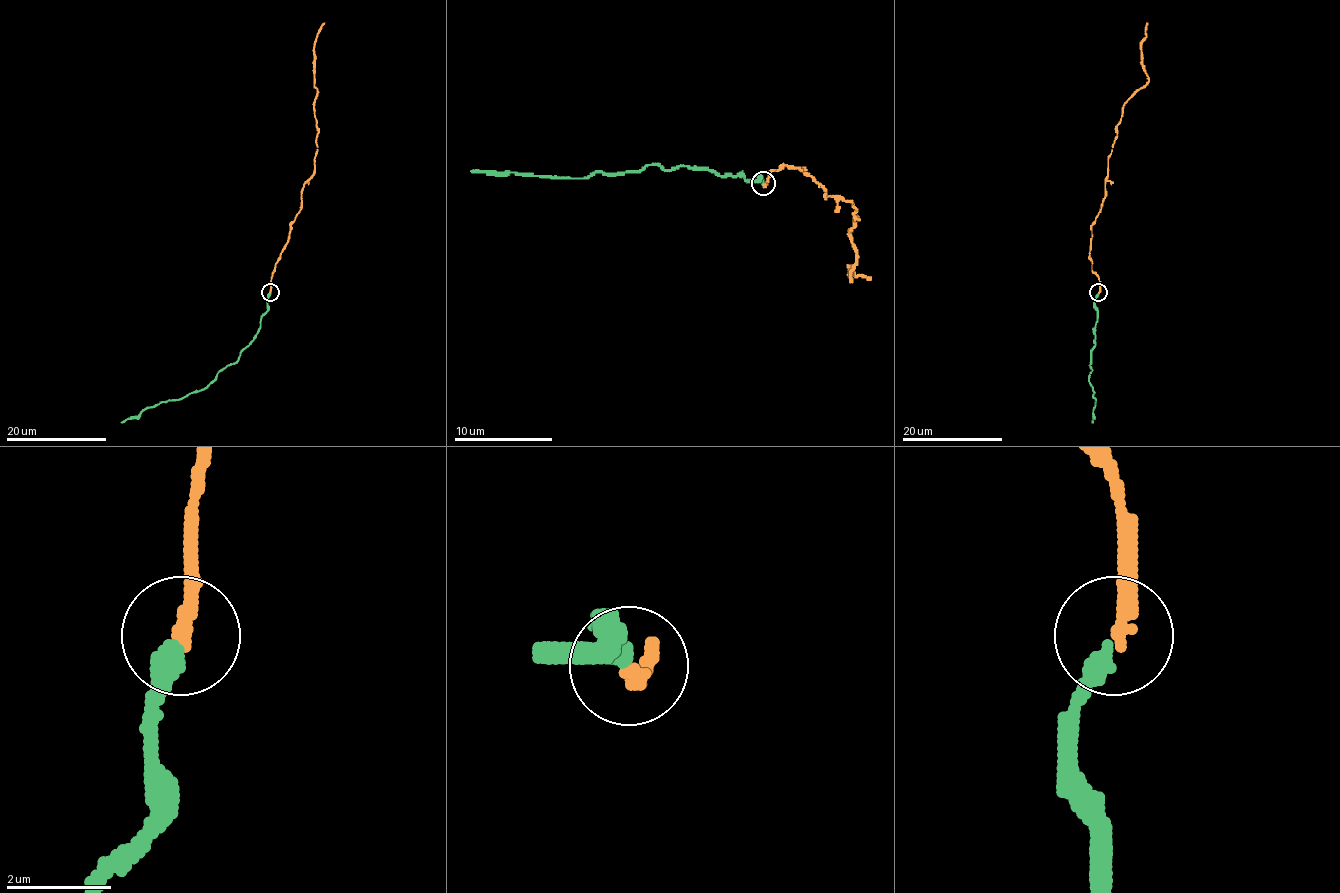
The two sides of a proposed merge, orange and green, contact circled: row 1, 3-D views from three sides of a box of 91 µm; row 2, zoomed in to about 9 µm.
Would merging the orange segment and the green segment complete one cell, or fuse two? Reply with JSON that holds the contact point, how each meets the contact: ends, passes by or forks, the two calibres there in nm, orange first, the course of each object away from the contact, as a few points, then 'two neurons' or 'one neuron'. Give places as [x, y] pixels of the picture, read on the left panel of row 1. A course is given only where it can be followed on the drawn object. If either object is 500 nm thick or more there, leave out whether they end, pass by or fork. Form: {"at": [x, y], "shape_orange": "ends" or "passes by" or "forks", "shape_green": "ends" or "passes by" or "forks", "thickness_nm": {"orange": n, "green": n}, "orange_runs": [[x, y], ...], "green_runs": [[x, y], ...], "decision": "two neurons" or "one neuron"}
{"at": [270, 292], "shape_orange": "ends", "shape_green": "ends", "thickness_nm": {"orange": 360, "green": 400}, "orange_runs": [[269, 292], [274, 264], [301, 208], [301, 190], [315, 169], [313, 43], [325, 23]], "green_runs": [[269, 293], [256, 337], [234, 362], [223, 367], [205, 388], [147, 406], [121, 423]], "decision": "one neuron"}

